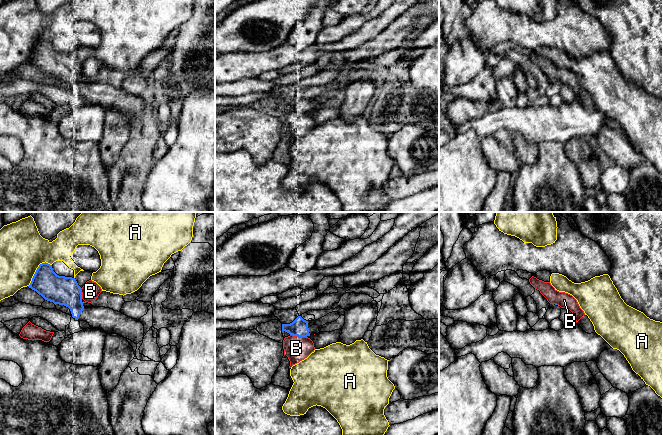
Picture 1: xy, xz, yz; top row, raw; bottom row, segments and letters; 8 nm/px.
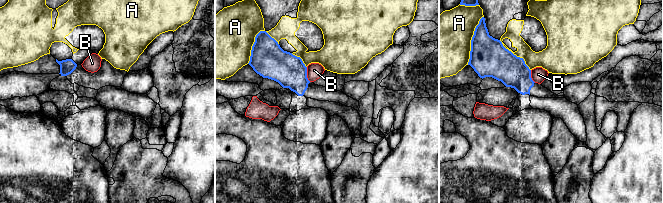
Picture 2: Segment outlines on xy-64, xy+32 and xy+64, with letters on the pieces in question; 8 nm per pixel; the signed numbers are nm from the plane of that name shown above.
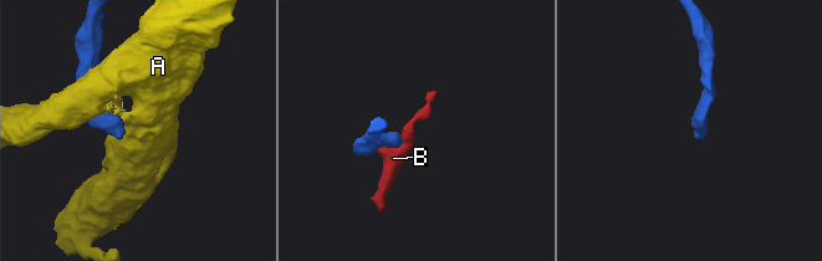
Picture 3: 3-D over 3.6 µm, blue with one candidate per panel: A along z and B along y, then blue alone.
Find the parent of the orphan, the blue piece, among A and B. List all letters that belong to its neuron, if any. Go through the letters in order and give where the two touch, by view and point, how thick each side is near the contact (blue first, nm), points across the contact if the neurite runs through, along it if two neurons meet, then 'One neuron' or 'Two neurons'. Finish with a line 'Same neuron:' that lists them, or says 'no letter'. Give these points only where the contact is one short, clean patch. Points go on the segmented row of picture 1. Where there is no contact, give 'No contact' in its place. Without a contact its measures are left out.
A: Touches blue at xy (36, 270). Thickness 220 nm (blue) against 360 nm. Two neurons
B: Touches blue at xz (298, 336). Thickness 140 nm (blue) against 190 nm. Two neurons
Same neuron: no letter

